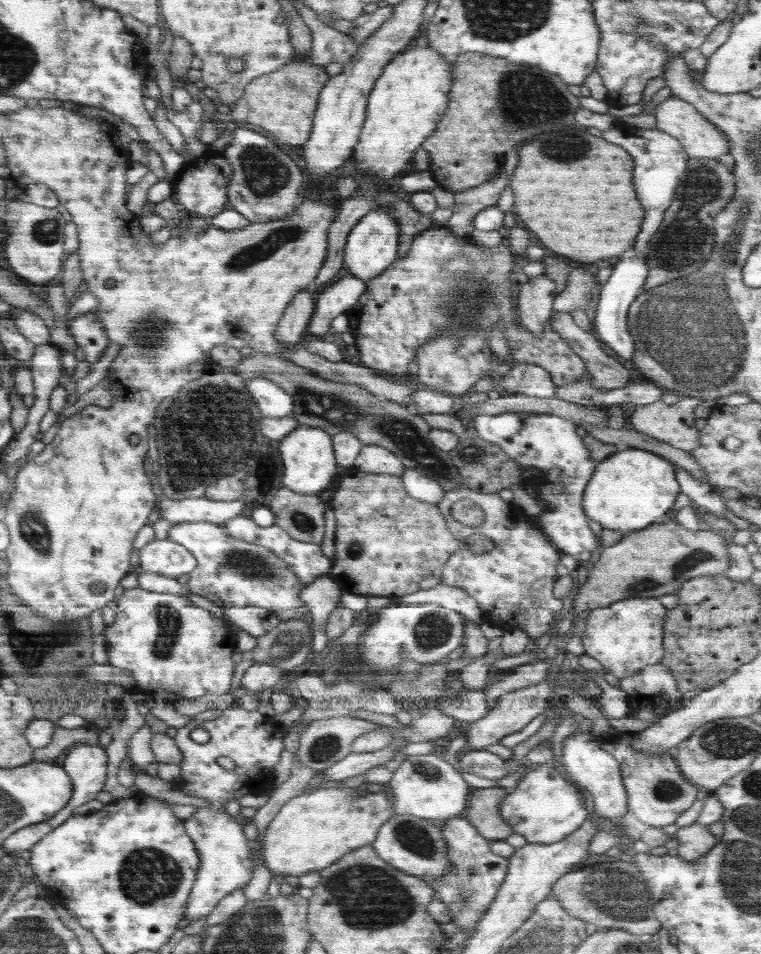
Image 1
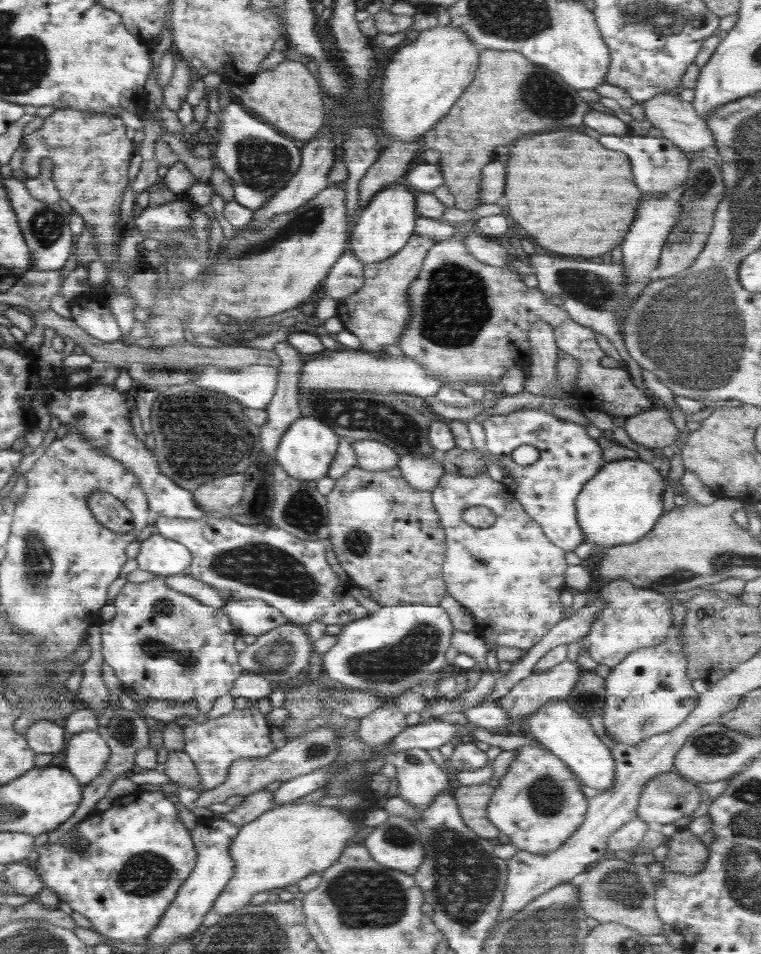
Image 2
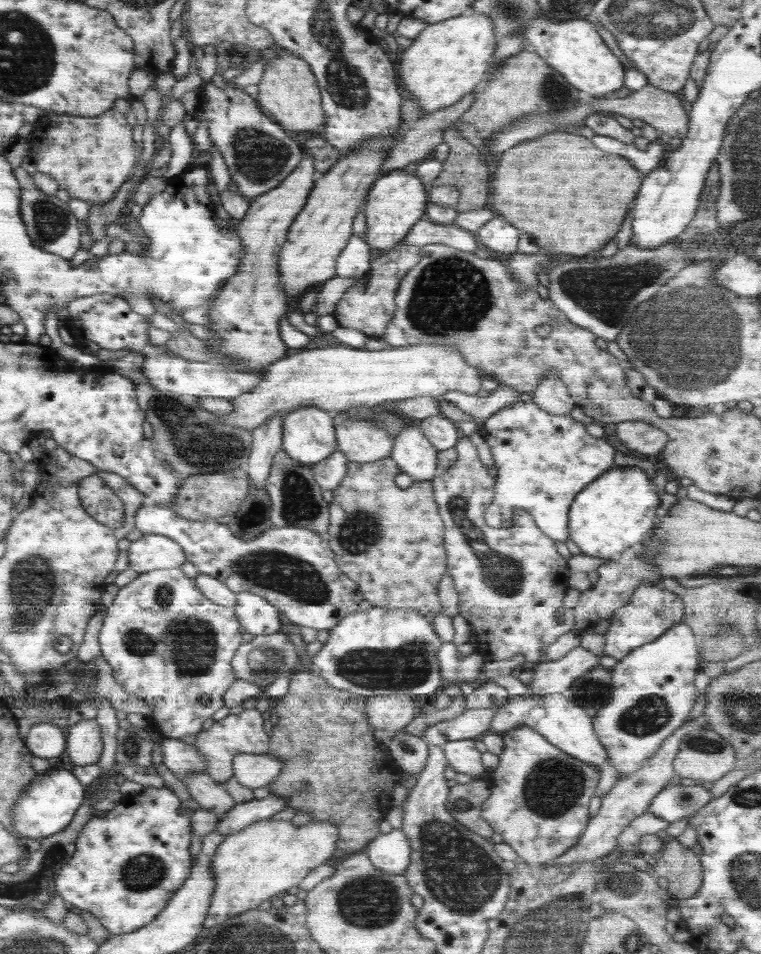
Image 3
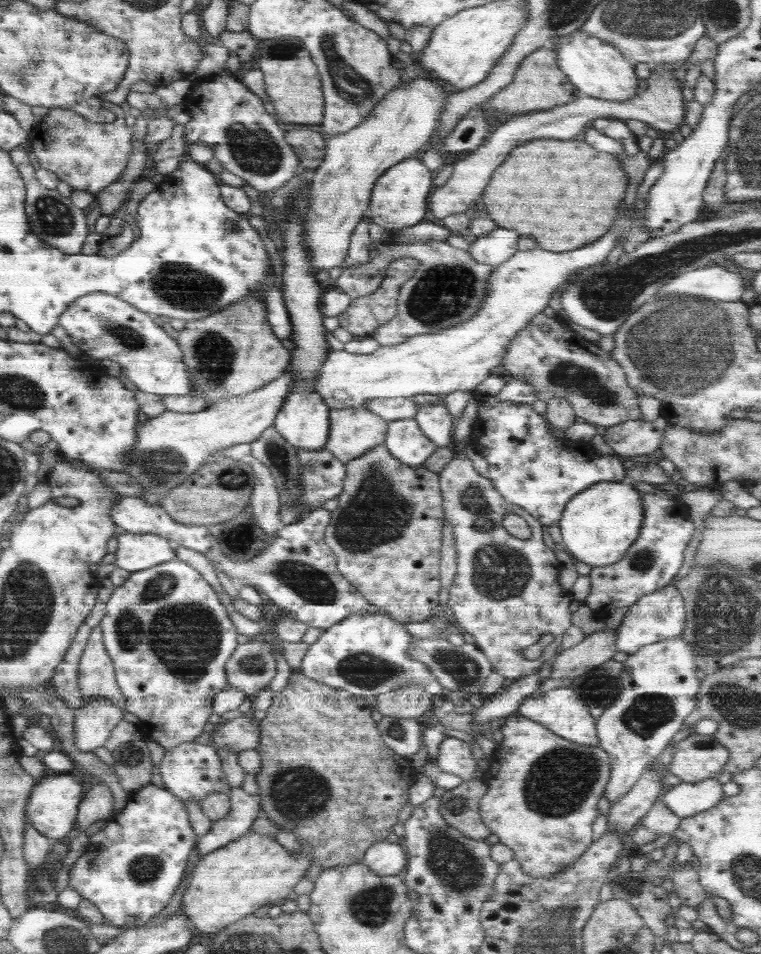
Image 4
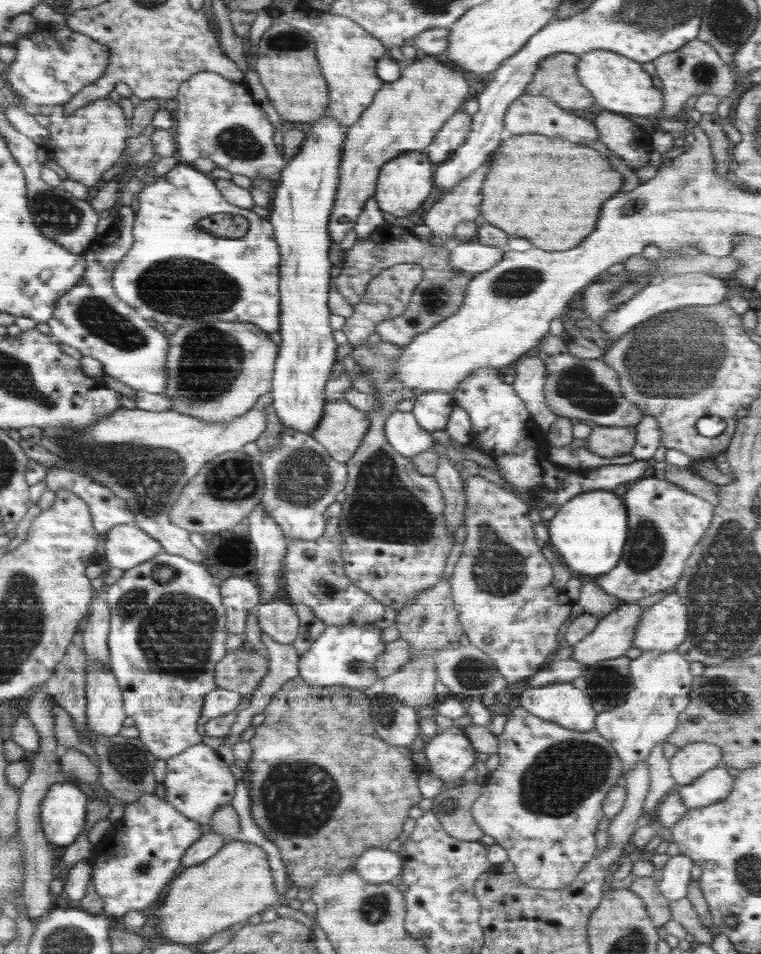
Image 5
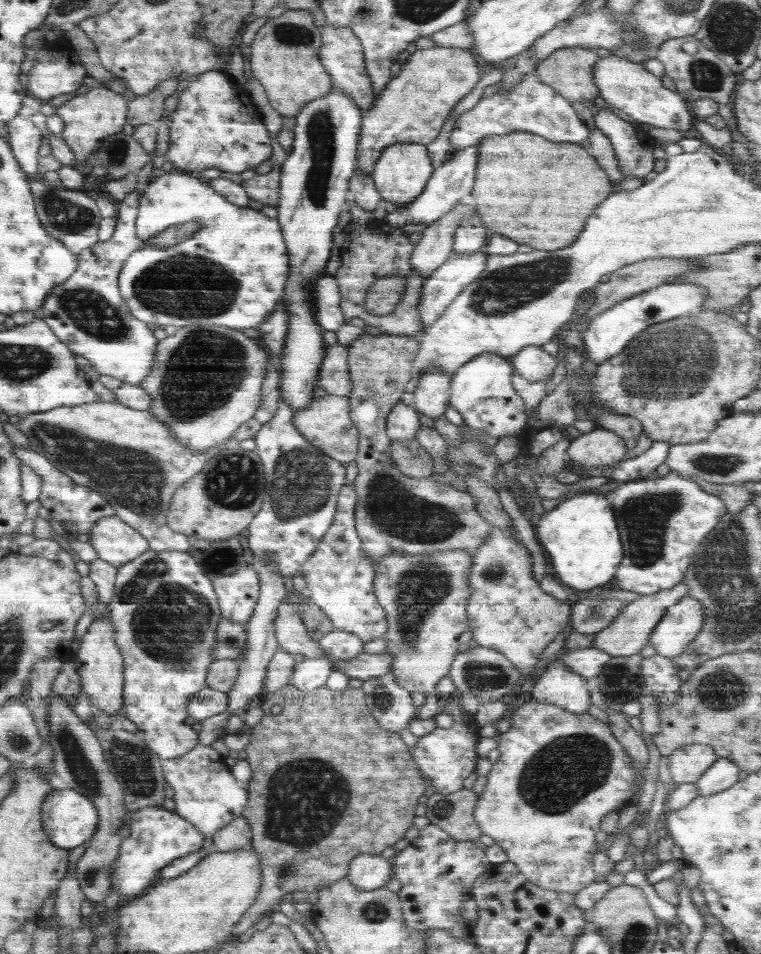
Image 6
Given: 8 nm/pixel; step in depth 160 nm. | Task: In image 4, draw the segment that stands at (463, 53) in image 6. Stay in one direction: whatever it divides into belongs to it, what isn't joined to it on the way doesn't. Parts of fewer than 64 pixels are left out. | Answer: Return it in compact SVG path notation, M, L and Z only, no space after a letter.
M414 74L407 83L400 83L392 94L388 94L372 112L370 118L366 118L362 124L352 131L340 136L328 138L326 147L326 158L313 172L310 182L311 197L309 207L304 217L304 241L311 256L311 271L316 274L320 269L330 269L340 265L346 258L349 241L358 226L360 219L368 211L372 189L378 178L388 168L395 166L398 162L419 156L423 149L428 147L432 141L432 134L438 127L438 119L446 107L448 94L452 94L446 84L429 77L428 75Z

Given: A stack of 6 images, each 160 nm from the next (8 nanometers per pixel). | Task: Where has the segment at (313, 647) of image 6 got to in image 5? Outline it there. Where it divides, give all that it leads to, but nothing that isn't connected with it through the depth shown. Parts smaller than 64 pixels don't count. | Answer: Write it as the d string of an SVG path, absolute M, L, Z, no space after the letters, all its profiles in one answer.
M282 597L272 603L258 604L254 615L264 634L281 644L293 645L299 632L297 612L298 610Z

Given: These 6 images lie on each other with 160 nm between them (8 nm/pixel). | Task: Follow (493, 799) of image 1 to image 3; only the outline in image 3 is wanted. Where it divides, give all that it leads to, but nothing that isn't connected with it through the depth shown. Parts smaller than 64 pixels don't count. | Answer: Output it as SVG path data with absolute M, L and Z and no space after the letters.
M481 778L450 787L447 811L468 830L490 839L494 829L484 820L481 804L491 793L491 784Z

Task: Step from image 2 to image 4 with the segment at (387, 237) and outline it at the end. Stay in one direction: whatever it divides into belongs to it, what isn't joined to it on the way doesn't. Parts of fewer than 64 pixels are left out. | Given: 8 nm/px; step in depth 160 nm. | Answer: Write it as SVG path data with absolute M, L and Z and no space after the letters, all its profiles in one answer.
M415 156L398 162L395 166L388 168L378 178L372 189L368 213L372 222L382 226L391 234L400 229L412 227L418 224L423 218L429 217L428 200L434 190L432 180L435 173L428 171L422 164L420 157Z

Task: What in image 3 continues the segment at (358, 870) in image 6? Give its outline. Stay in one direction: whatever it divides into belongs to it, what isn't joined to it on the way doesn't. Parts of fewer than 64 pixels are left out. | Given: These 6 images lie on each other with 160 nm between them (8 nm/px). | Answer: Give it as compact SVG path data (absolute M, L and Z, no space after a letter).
M400 828L378 834L364 852L377 869L392 874L403 874L412 862L410 843Z

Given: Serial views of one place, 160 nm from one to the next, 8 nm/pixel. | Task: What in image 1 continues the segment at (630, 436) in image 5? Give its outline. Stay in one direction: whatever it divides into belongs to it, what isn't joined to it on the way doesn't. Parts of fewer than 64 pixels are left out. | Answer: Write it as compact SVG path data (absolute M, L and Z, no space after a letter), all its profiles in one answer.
M682 395L675 404L658 402L638 407L630 417L632 428L683 451L699 447L693 410L704 398Z

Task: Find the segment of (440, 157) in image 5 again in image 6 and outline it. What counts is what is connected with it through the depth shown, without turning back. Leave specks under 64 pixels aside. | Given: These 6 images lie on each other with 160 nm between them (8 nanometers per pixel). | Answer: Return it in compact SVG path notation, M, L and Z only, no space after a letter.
M535 72L525 74L508 94L481 98L478 104L458 116L450 132L452 153L458 149L474 147L478 141L493 135L506 135L512 132L538 134L550 142L582 143L589 136L586 124L578 118L572 103L557 94L551 86L540 82Z

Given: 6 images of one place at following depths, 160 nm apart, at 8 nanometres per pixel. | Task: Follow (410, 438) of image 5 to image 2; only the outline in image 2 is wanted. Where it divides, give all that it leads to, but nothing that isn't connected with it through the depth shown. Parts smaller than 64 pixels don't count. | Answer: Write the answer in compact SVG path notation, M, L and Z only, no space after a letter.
M407 454L399 457L397 467L402 478L416 490L430 491L438 484L442 475L446 474L441 461L434 457L421 457Z

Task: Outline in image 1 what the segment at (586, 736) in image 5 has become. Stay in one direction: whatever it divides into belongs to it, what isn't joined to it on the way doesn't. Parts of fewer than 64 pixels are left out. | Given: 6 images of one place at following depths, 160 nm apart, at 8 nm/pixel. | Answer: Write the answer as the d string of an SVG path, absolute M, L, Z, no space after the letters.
M528 763L526 774L518 781L516 788L510 790L507 797L499 804L500 816L512 827L513 832L522 834L530 844L552 844L566 838L587 820L589 811L584 805L581 789L566 778L566 776L549 763Z

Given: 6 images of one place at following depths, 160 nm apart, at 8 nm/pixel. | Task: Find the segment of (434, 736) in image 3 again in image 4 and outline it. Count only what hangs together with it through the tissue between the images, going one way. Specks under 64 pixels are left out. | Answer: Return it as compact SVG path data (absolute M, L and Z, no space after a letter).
M531 674L505 685L504 690L484 697L483 705L472 715L472 724L490 723L493 719L506 718L516 712L525 696L534 695L543 678Z

